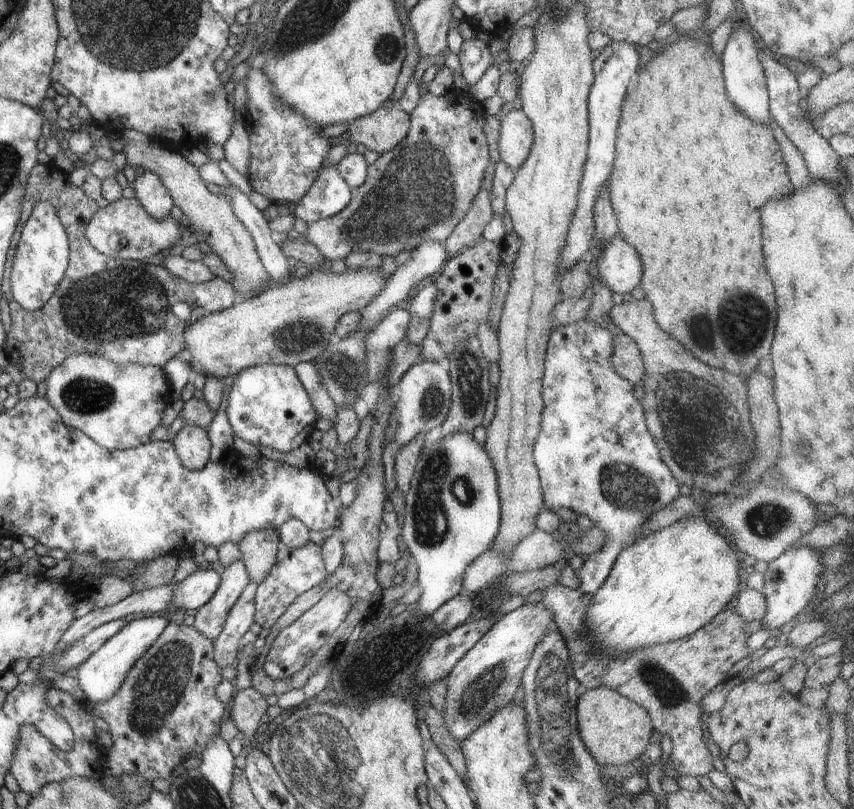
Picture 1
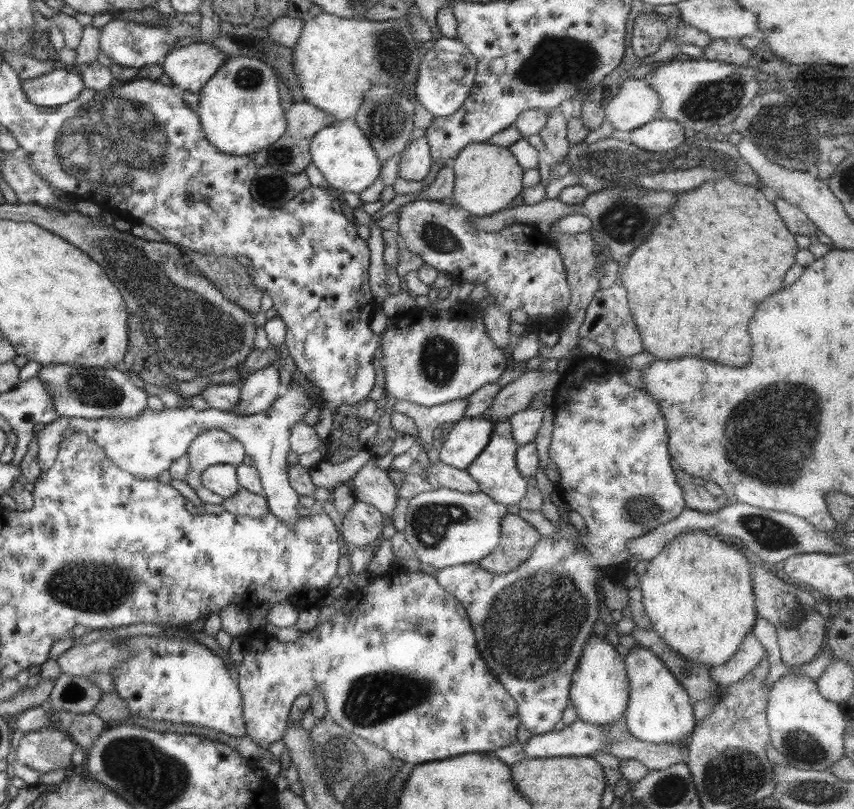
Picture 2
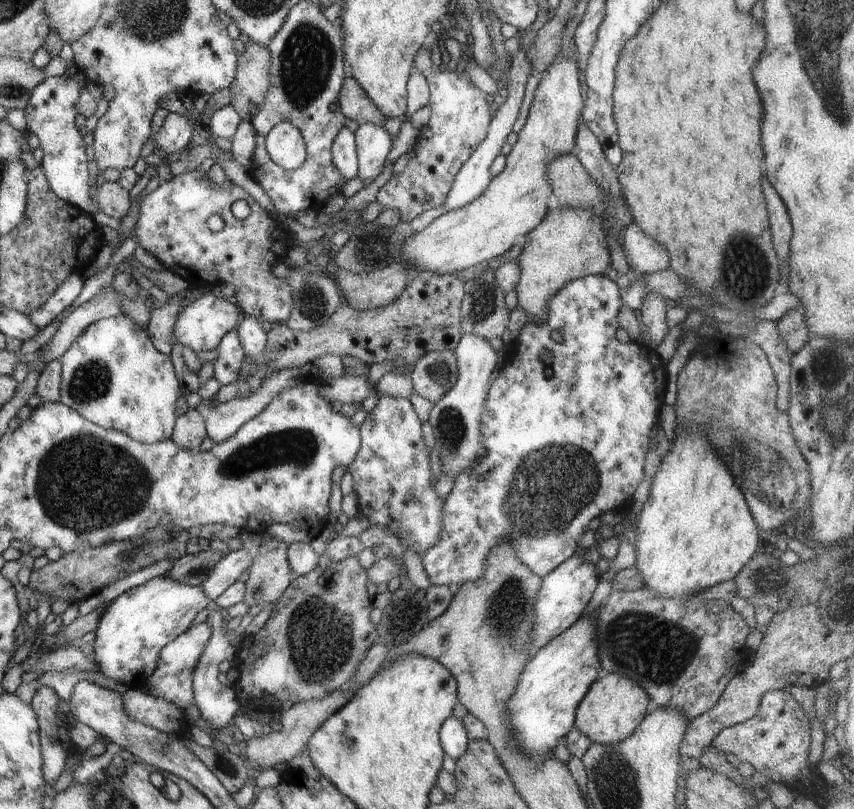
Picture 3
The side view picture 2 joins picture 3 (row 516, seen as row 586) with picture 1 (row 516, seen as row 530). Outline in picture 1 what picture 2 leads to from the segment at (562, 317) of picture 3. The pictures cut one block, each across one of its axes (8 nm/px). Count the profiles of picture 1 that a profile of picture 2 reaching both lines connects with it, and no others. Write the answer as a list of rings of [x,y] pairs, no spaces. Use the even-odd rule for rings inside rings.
[[[580,319],[579,321],[570,324],[560,325],[551,332],[547,342],[545,375],[542,380],[544,410],[541,416],[541,431],[535,440],[536,444],[534,445],[533,452],[534,462],[538,467],[541,487],[543,488],[544,508],[548,508],[548,510],[556,510],[556,506],[564,506],[564,508],[573,510],[577,515],[586,514],[586,516],[593,522],[593,526],[604,531],[607,536],[601,551],[591,554],[589,559],[584,563],[577,562],[575,564],[576,572],[581,578],[581,585],[578,590],[583,593],[592,594],[594,594],[608,578],[609,572],[612,570],[614,561],[619,555],[619,552],[640,536],[641,530],[647,525],[649,518],[652,515],[655,515],[655,512],[660,511],[661,508],[670,504],[670,502],[680,495],[681,487],[676,478],[672,476],[666,463],[661,459],[659,453],[660,449],[657,447],[655,438],[651,435],[646,424],[643,404],[641,403],[641,400],[638,400],[638,398],[634,396],[634,385],[623,376],[620,376],[613,367],[611,361],[613,344],[614,334],[612,334],[610,330],[602,327],[601,322],[595,323],[594,321],[587,321],[586,319]]]

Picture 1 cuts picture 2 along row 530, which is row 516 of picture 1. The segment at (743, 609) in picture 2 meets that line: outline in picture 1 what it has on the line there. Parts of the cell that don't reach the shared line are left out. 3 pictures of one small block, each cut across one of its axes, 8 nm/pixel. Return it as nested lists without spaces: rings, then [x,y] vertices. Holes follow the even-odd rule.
[[[688,515],[645,537],[640,537],[624,547],[614,561],[604,584],[593,594],[587,610],[587,629],[597,644],[593,655],[627,653],[632,649],[652,647],[678,640],[696,632],[712,620],[740,586],[740,562],[736,552],[728,545],[726,536],[710,525],[704,517]]]

